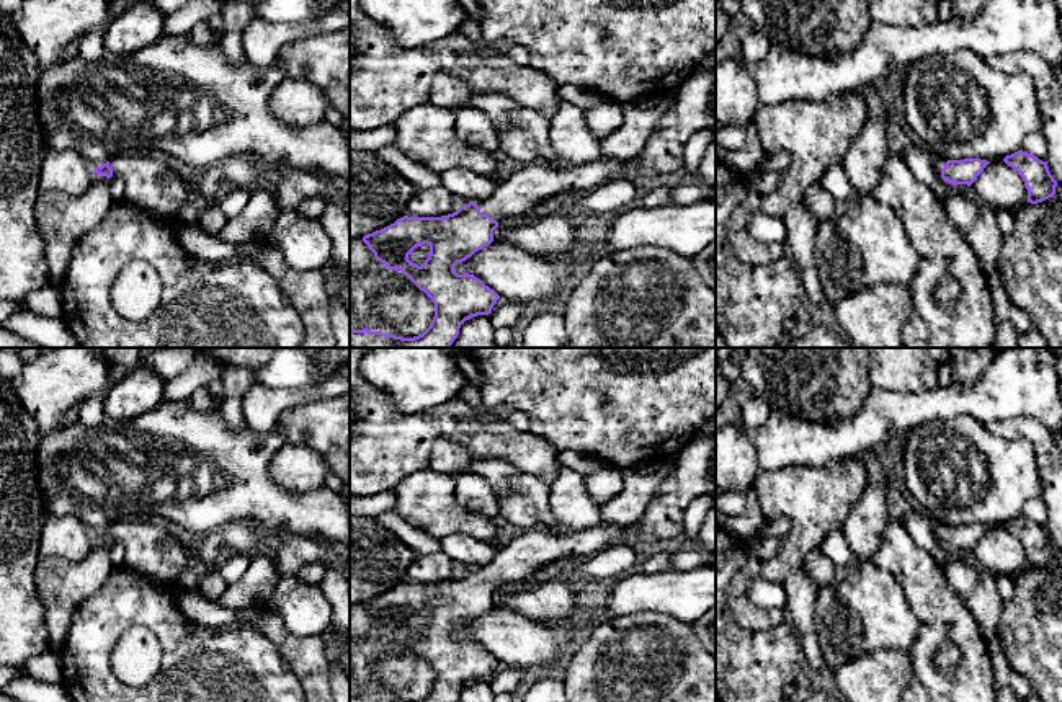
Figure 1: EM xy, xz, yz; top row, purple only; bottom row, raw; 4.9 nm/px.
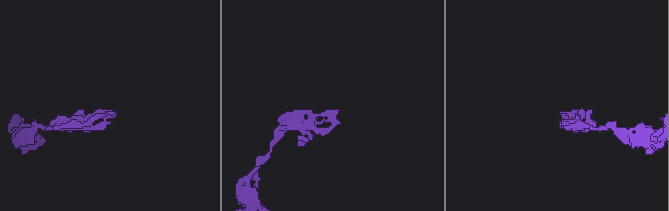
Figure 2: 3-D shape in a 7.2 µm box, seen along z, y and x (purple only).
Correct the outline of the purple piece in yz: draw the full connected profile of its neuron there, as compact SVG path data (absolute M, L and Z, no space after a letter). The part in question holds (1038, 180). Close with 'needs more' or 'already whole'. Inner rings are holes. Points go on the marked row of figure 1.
M1023 150L1006 155L1003 162L1023 178L1028 189L1028 202L1037 204L1055 194L1057 181L1051 175L1047 162Z | already whole

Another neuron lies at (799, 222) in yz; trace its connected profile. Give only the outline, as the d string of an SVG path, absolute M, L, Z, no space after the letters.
M807 194L786 211L783 220L786 242L789 243L799 266L804 300L810 312L814 312L825 304L825 294L814 260L815 230L820 222L807 207Z

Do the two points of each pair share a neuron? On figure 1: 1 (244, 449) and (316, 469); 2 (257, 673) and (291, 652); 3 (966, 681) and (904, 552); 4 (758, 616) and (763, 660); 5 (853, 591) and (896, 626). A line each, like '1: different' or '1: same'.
1: different
2: different
3: same
4: different
5: same

